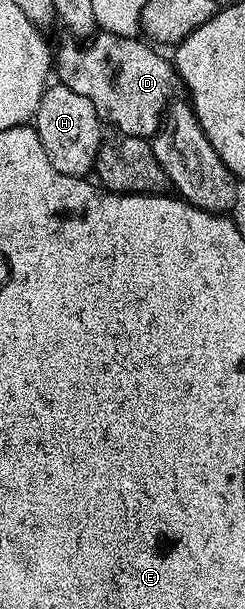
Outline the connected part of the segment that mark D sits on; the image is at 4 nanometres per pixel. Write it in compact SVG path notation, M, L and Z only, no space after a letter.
M97 32L87 39L88 47L80 40L68 40L54 50L54 78L59 85L70 88L70 92L78 92L78 96L86 96L90 104L94 104L94 112L98 112L101 123L105 127L117 126L121 135L129 138L151 139L160 129L160 123L167 111L169 102L177 97L178 79L176 67L159 54L155 45L141 40L139 37L123 38L117 34Z

